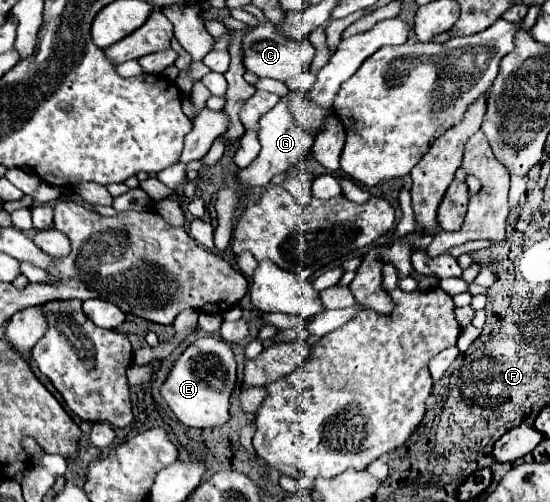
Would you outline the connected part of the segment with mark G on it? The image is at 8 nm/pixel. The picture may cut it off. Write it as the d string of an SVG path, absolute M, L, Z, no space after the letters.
M282 97L280 103L268 111L260 121L258 121L258 139L262 145L262 151L256 159L256 163L252 163L246 169L240 169L238 179L244 185L252 185L252 187L264 187L270 183L270 179L276 173L284 173L288 169L292 169L296 163L302 161L302 157L308 153L308 149L314 143L314 135L308 133L306 129L302 129L294 119L292 119L292 111L290 111L290 99Z

